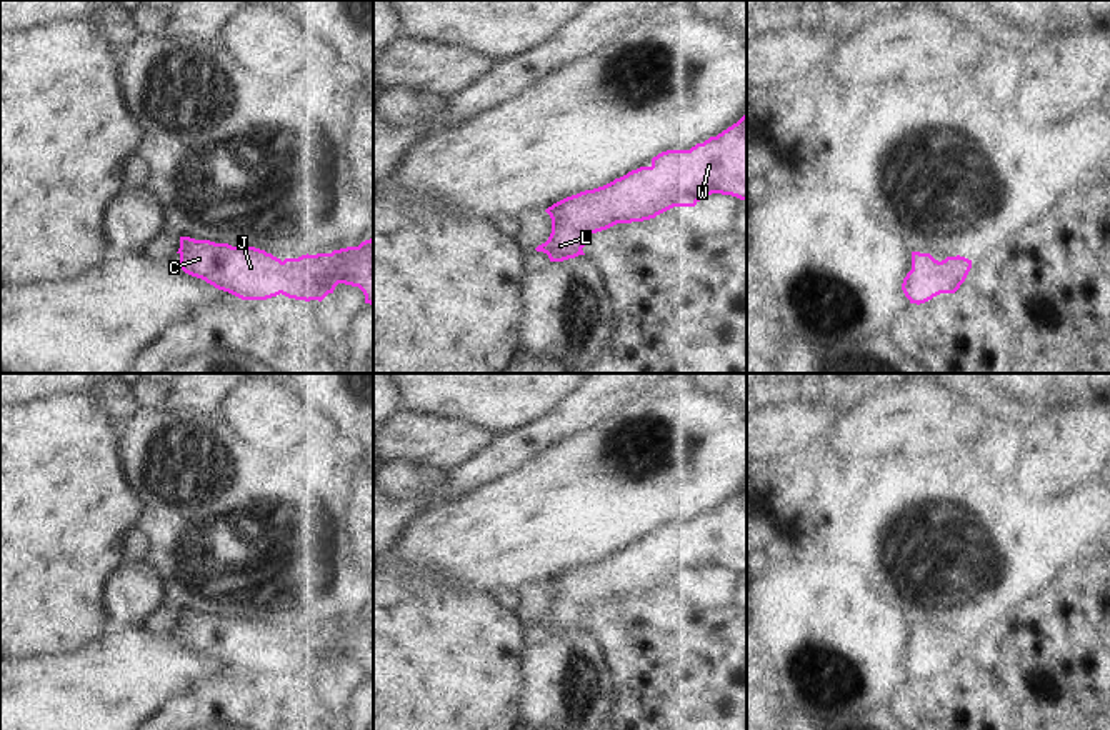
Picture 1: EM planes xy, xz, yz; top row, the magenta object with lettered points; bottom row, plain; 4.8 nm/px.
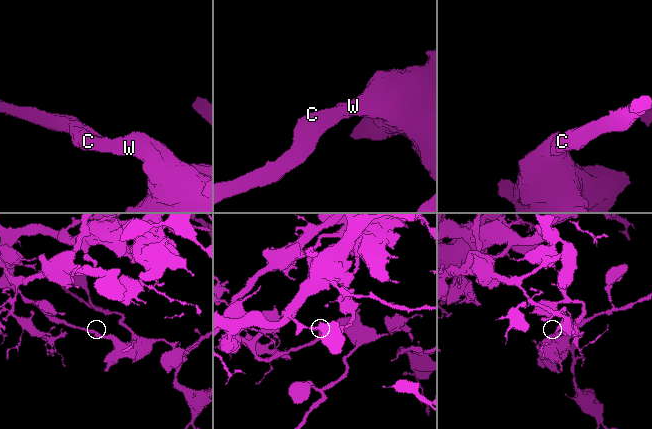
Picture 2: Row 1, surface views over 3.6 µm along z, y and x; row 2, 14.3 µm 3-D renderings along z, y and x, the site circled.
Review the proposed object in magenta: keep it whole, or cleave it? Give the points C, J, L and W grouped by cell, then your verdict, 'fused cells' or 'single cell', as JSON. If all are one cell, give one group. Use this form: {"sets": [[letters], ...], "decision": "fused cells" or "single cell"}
{"sets": [["C", "J", "L", "W"]], "decision": "single cell"}

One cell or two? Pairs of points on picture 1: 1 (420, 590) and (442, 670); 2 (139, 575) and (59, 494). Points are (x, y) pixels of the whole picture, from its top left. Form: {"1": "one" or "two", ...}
{"1": "one", "2": "two"}

